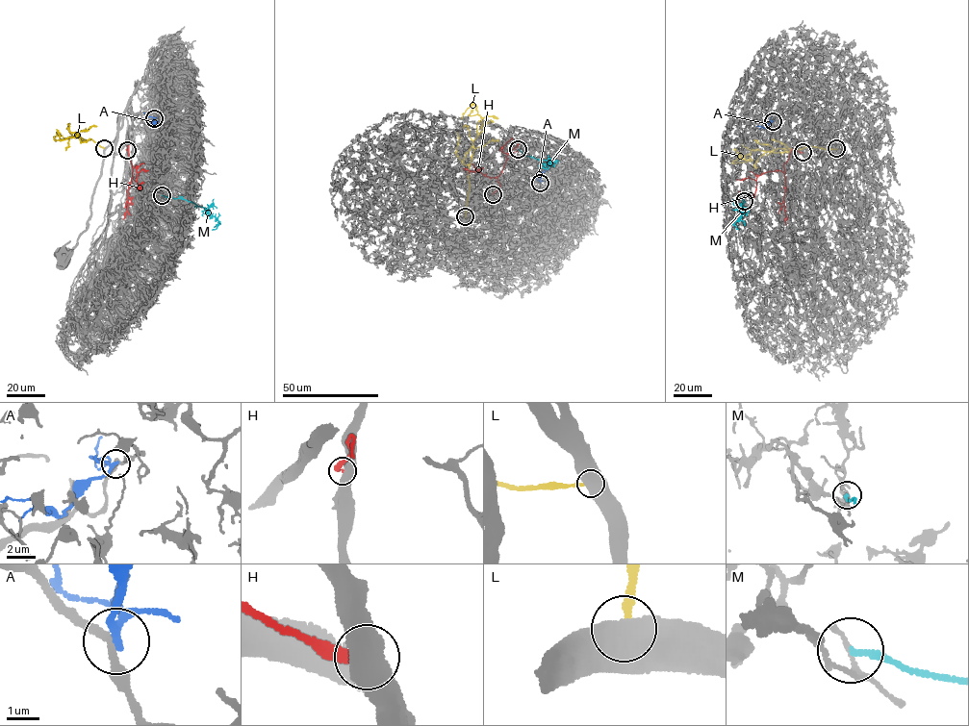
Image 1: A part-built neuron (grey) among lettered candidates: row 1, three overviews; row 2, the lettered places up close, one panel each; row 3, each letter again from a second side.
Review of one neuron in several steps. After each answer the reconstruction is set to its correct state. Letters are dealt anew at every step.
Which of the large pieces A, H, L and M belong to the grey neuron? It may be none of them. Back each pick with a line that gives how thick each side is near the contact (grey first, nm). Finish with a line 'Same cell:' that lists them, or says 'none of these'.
Same cell: none of these

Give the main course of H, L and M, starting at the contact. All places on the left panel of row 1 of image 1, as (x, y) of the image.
H: (127, 150), (128, 145), (132, 166), (136, 164), (139, 188), (143, 182)
L: (104, 148), (93, 140), (74, 136), (79, 133), (79, 136), (62, 140), (53, 138)
M: (162, 195), (184, 199), (204, 208), (217, 221), (216, 227), (212, 230)

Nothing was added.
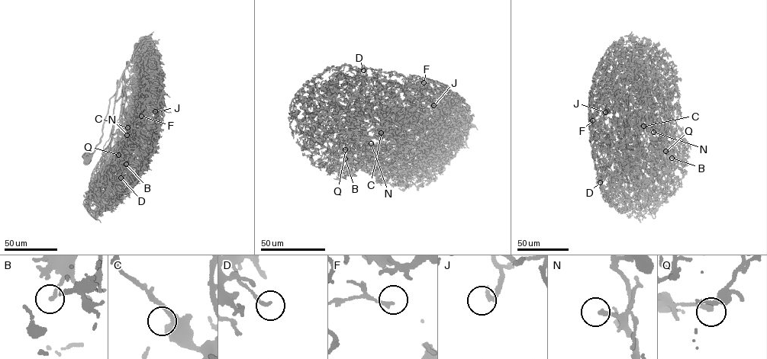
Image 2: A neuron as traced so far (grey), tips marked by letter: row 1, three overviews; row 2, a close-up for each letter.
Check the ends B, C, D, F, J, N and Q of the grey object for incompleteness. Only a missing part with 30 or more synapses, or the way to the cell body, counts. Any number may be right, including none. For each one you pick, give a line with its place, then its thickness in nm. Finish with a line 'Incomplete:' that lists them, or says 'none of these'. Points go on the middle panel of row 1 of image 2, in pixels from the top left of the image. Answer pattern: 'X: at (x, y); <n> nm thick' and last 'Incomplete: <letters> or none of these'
J: at (433, 105); 320 nm thick
N: at (371, 143); 240 nm thick
Incomplete: J, N

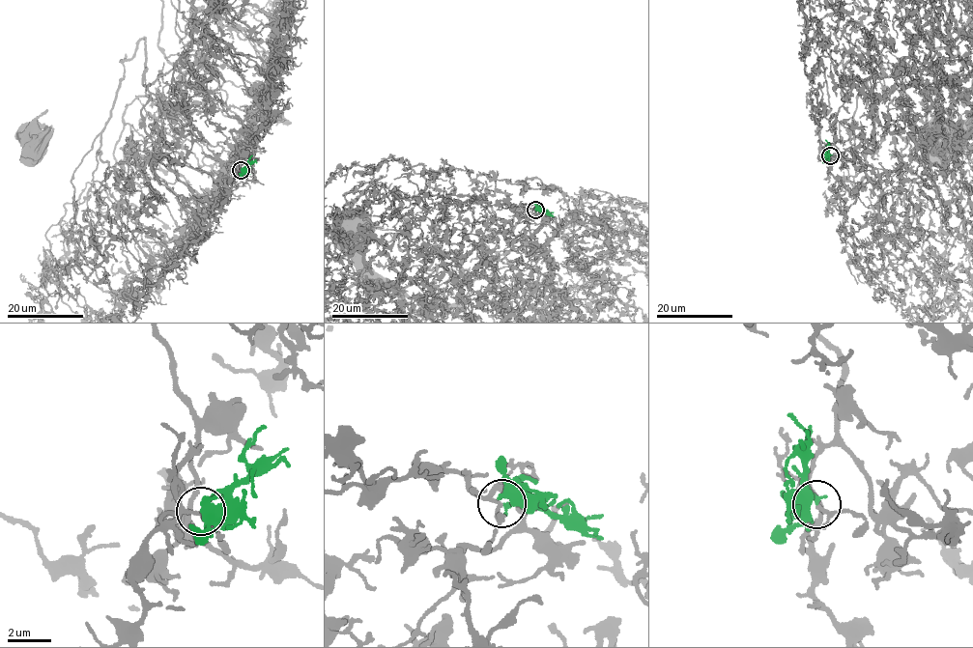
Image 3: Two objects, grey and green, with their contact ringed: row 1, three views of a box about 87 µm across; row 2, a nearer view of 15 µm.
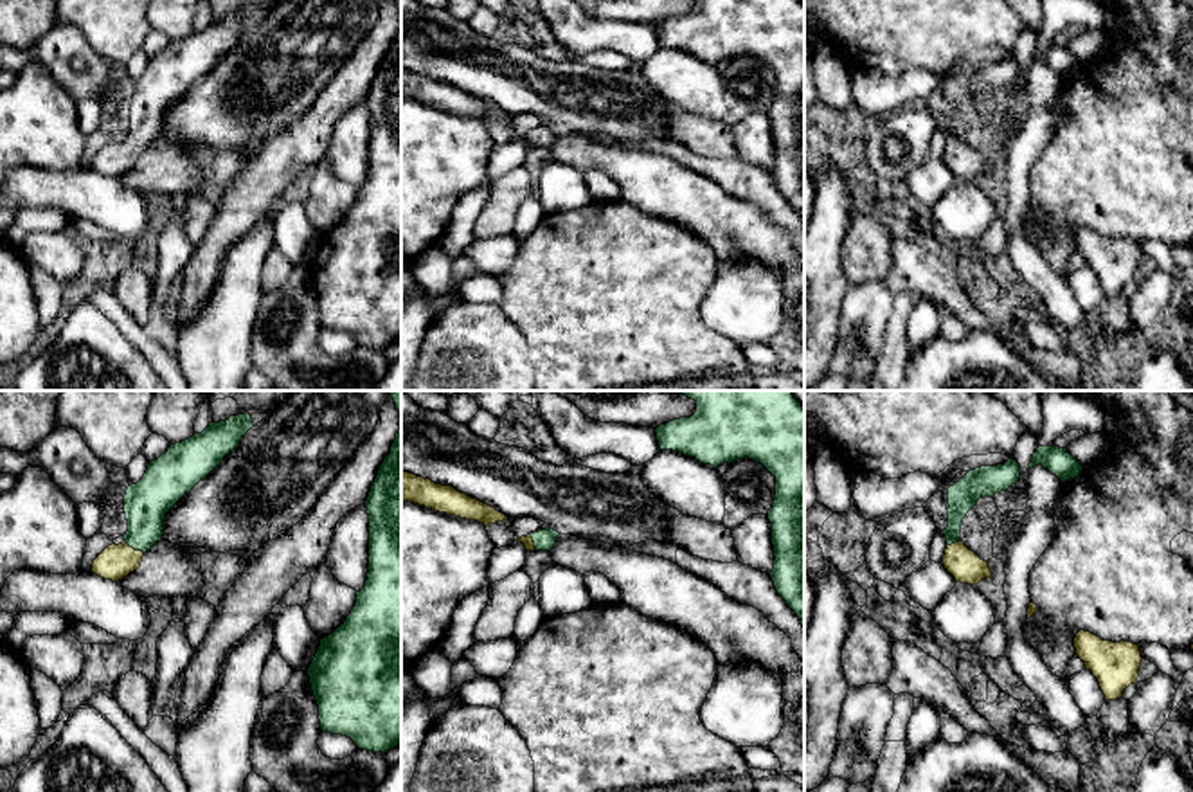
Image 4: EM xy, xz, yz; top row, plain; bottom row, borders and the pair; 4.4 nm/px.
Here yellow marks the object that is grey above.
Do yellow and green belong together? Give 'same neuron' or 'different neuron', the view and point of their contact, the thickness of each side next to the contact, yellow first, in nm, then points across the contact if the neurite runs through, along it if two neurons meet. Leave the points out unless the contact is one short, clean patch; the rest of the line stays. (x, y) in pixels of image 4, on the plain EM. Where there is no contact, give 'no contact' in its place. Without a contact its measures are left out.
same neuron; contact xy (132, 144); calibres 160 and 200 nm; way xy (116, 159), (132, 144), (144, 126), (146, 99)

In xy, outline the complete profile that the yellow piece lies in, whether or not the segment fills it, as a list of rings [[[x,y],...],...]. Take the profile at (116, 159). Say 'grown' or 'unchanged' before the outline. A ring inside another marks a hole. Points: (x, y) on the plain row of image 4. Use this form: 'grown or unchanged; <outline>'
grown; [[[248,9],[209,20],[202,31],[175,40],[148,61],[144,74],[128,83],[124,139],[108,142],[92,160],[92,169],[112,178],[140,164],[142,153],[164,131],[166,110],[203,77],[254,23]]]

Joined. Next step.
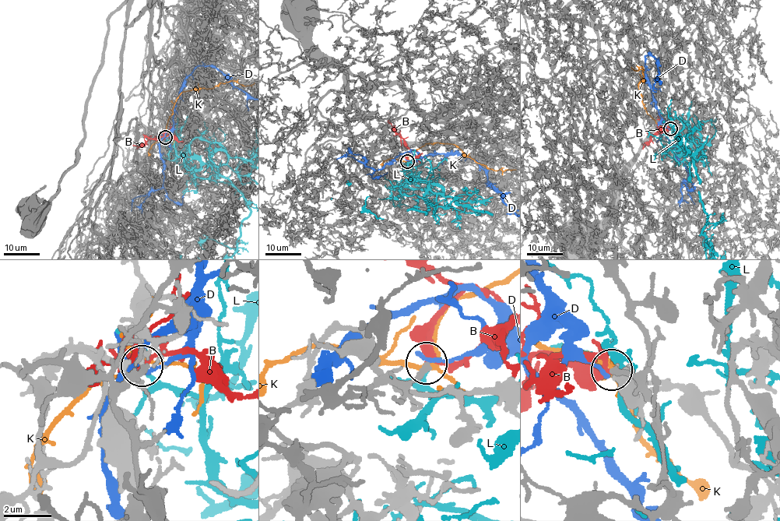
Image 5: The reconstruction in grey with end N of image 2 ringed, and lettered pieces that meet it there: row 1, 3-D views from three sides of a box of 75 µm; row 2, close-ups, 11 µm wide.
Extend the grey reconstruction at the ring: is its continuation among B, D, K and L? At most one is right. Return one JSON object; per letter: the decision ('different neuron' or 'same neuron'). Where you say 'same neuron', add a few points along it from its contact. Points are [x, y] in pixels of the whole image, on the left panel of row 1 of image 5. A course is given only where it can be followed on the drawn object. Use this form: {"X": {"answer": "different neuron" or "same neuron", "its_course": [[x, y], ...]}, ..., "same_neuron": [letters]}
{"B": {"answer": "same neuron", "its_course": [[165, 138], [163, 134], [163, 136], [150, 139], [138, 147], [132, 143]]}, "D": {"answer": "different neuron"}, "K": {"answer": "different neuron"}, "L": {"answer": "different neuron"}, "same_neuron": ["B"]}

